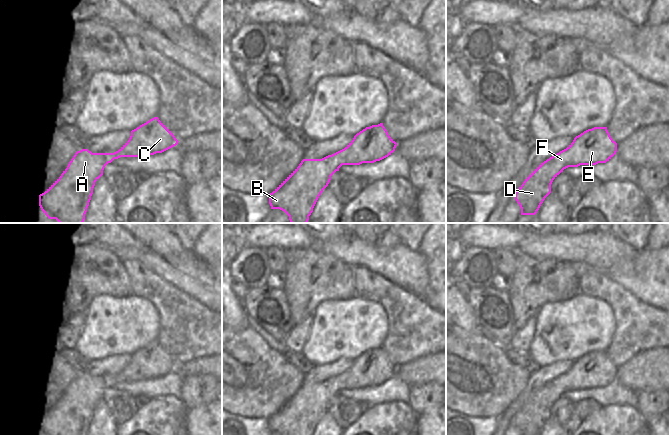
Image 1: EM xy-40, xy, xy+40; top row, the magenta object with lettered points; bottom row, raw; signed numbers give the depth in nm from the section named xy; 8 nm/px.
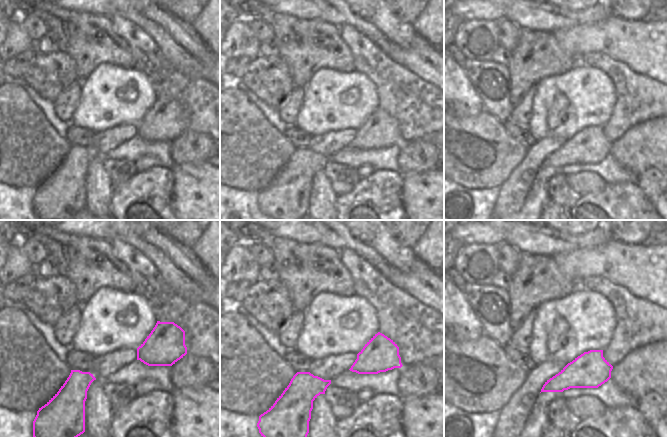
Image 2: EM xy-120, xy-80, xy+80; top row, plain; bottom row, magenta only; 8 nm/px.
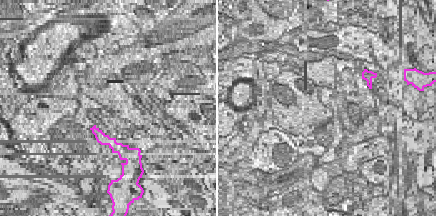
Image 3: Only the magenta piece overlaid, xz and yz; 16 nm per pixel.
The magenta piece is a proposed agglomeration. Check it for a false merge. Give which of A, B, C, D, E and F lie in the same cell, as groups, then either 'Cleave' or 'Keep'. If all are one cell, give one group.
Groups: A B C D E F. Keep.

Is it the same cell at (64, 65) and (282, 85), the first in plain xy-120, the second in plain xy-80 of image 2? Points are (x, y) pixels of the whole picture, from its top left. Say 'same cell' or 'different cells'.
same cell

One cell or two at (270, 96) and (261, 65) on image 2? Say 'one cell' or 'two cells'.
one cell

